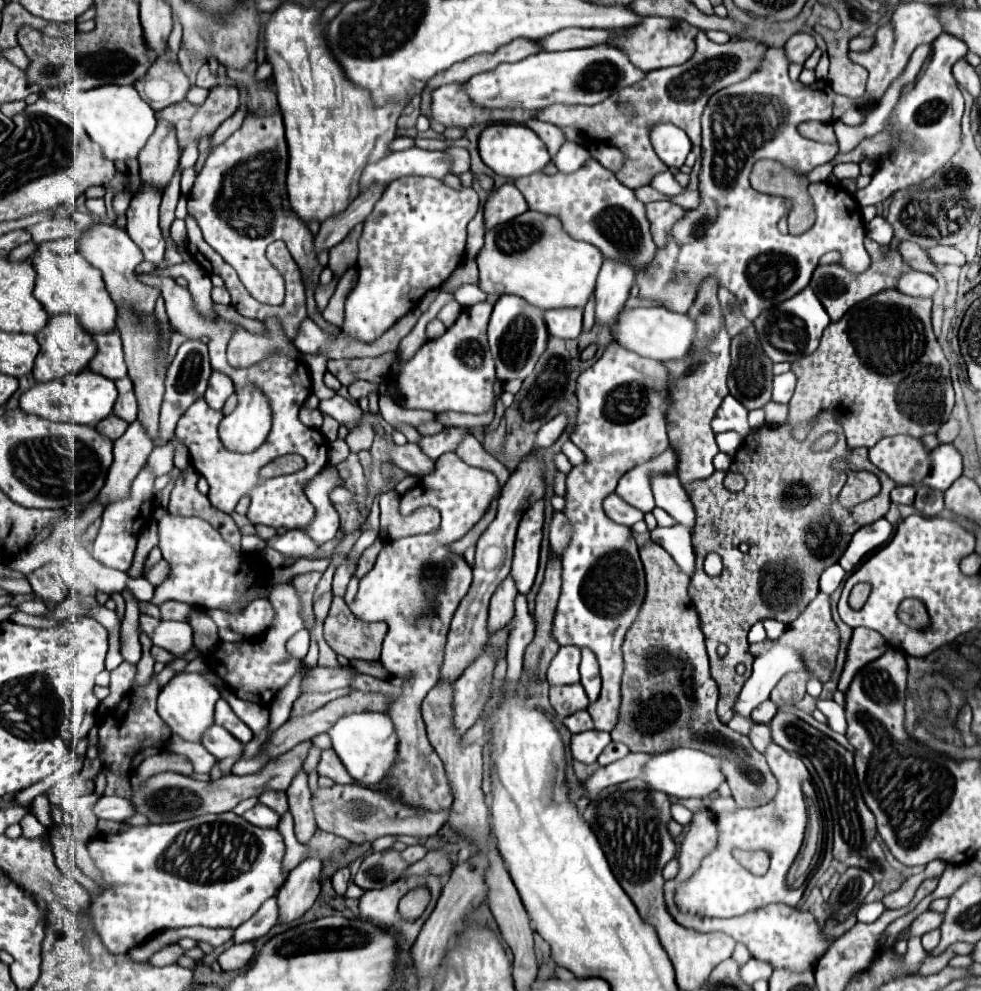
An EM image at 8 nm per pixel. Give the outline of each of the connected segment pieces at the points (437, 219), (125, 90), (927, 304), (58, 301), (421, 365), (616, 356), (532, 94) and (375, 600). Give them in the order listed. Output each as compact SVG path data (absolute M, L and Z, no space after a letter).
M401 177L389 183L383 197L365 219L363 235L359 239L359 281L345 301L343 331L359 341L371 343L381 337L397 319L415 309L427 291L437 289L461 263L465 255L467 223L475 217L477 209L479 195L471 187L457 191L433 177Z
M101 85L97 89L83 91L81 95L85 99L83 107L83 119L74 119L70 115L71 133L73 131L87 131L87 135L98 144L111 161L125 161L127 157L137 157L147 139L155 131L155 111L139 97L135 87L127 85Z
M897 289L881 291L867 301L857 303L839 321L831 321L817 351L795 361L791 371L797 375L797 389L789 401L787 423L797 427L795 437L801 441L807 437L809 421L813 421L823 409L829 409L843 423L849 449L869 449L883 437L899 433L923 437L927 433L937 433L937 429L949 419L955 401L949 361L945 359L931 327L931 299L909 297Z
M55 239L43 241L37 245L37 253L31 259L31 265L37 273L35 279L35 297L45 307L49 315L57 315L57 311L75 313L81 325L91 333L107 333L115 329L117 307L111 301L105 283L101 279L101 271L95 269L81 253L75 239Z
M483 301L463 309L453 327L439 339L427 341L409 361L401 361L391 373L391 381L399 393L399 405L405 409L427 409L433 413L487 413L493 409L493 385L497 381L495 361L487 345L487 323L493 305Z
M611 343L603 357L583 371L577 379L577 399L579 399L579 415L577 427L571 435L571 441L585 453L587 465L577 465L567 475L567 493L565 493L565 515L573 523L573 537L569 549L565 549L565 573L563 587L559 597L559 611L553 617L551 637L559 641L559 645L575 645L579 649L589 649L597 657L601 665L603 689L599 699L589 705L589 715L595 721L595 729L611 731L617 725L619 705L621 705L621 675L624 664L621 657L623 637L637 619L637 613L645 599L645 573L639 559L637 543L631 535L631 529L611 521L603 511L603 499L615 491L617 481L629 469L661 455L669 447L665 413L669 409L669 391L667 391L667 369L653 361L641 361L639 355L623 349L617 343Z
M561 29L537 41L541 51L555 53L537 53L519 63L501 63L493 71L473 75L469 83L465 83L465 89L475 103L485 107L543 109L553 103L597 105L615 91L625 89L645 77L645 71L635 69L635 65L629 61L629 57L625 57L625 53L621 53L621 49L603 45L605 41L609 41L607 29Z
M455 453L441 455L435 461L435 471L431 475L423 477L417 483L415 489L411 489L407 495L401 497L401 513L403 515L409 515L419 507L433 505L441 511L441 525L435 531L425 533L425 535L413 535L413 537L401 537L401 539L385 541L381 553L377 555L377 561L375 561L373 569L367 575L361 577L355 601L349 605L353 615L359 617L361 621L383 621L383 623L387 623L389 629L387 629L387 635L383 639L381 663L393 675L405 675L403 691L395 699L395 703L391 705L391 711L389 711L389 717L393 719L395 731L399 735L399 757L397 757L397 763L393 765L389 777L385 777L385 781L391 785L391 789L387 789L387 793L391 793L393 797L399 797L401 801L405 801L409 805L425 807L425 809L431 809L431 811L449 809L449 805L453 803L453 791L449 789L449 779L445 777L443 761L439 759L435 749L429 745L429 739L427 739L427 733L425 733L425 723L421 719L419 707L421 707L421 701L425 699L427 691L433 689L433 685L437 685L437 673L441 671L445 641L447 641L447 633L449 633L453 613L455 613L457 605L461 603L461 599L465 597L465 593L469 591L469 585L473 581L471 579L471 567L465 563L465 559L461 555L451 553L449 545L453 541L461 539L485 515L485 511L487 511L489 503L493 501L493 497L497 495L497 491L499 491L499 483L497 483L497 477L491 471L485 471L485 469L471 467L471 465L463 463Z

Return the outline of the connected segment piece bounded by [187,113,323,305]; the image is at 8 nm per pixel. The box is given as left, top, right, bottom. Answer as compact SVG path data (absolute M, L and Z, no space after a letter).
M249 113L243 125L219 147L213 149L209 159L205 161L203 171L197 175L195 185L191 189L191 197L187 201L187 211L193 215L203 231L203 239L237 271L241 283L247 291L261 303L280 305L284 300L284 279L277 269L265 257L265 249L269 243L283 239L291 257L299 265L303 273L303 283L311 283L313 289L319 285L319 273L323 267L317 263L317 253L313 253L313 235L307 225L293 213L285 213L287 207L287 191L285 191L285 177L287 177L287 141L283 131L283 119L279 113L271 117L257 117Z

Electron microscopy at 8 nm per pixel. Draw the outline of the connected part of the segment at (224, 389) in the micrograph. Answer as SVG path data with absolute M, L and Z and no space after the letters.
M213 371L209 387L207 387L207 393L205 393L205 401L207 401L207 405L211 409L221 411L223 405L225 405L225 401L227 401L227 397L233 395L233 391L235 389L233 389L231 379L227 375L219 373L219 371Z

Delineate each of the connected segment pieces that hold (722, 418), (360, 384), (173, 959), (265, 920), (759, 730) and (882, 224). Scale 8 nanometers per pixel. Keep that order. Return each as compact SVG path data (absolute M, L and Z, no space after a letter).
M731 395L721 403L721 409L717 409L716 415L711 422L715 434L726 431L737 431L741 437L747 437L751 433L751 427L747 423L747 409Z
M355 381L353 385L349 385L349 395L353 399L361 399L361 397L369 397L369 393L375 393L377 385L369 385L369 381Z
M169 945L165 949L161 949L159 953L155 953L149 963L151 965L169 965L169 963L177 963L177 959L185 955L185 949L181 945Z
M271 897L269 901L265 901L265 905L261 905L261 909L249 919L245 921L245 925L239 925L233 931L233 943L245 943L245 941L255 941L263 935L269 933L269 929L277 923L277 899Z
M755 723L753 729L751 729L751 733L749 733L749 739L751 739L751 743L753 743L753 747L755 747L757 751L765 753L765 749L773 743L769 725L759 725L759 723Z
M877 215L869 225L867 225L867 237L871 237L873 241L881 243L883 247L889 245L889 241L893 239L893 227L887 223L885 217Z

